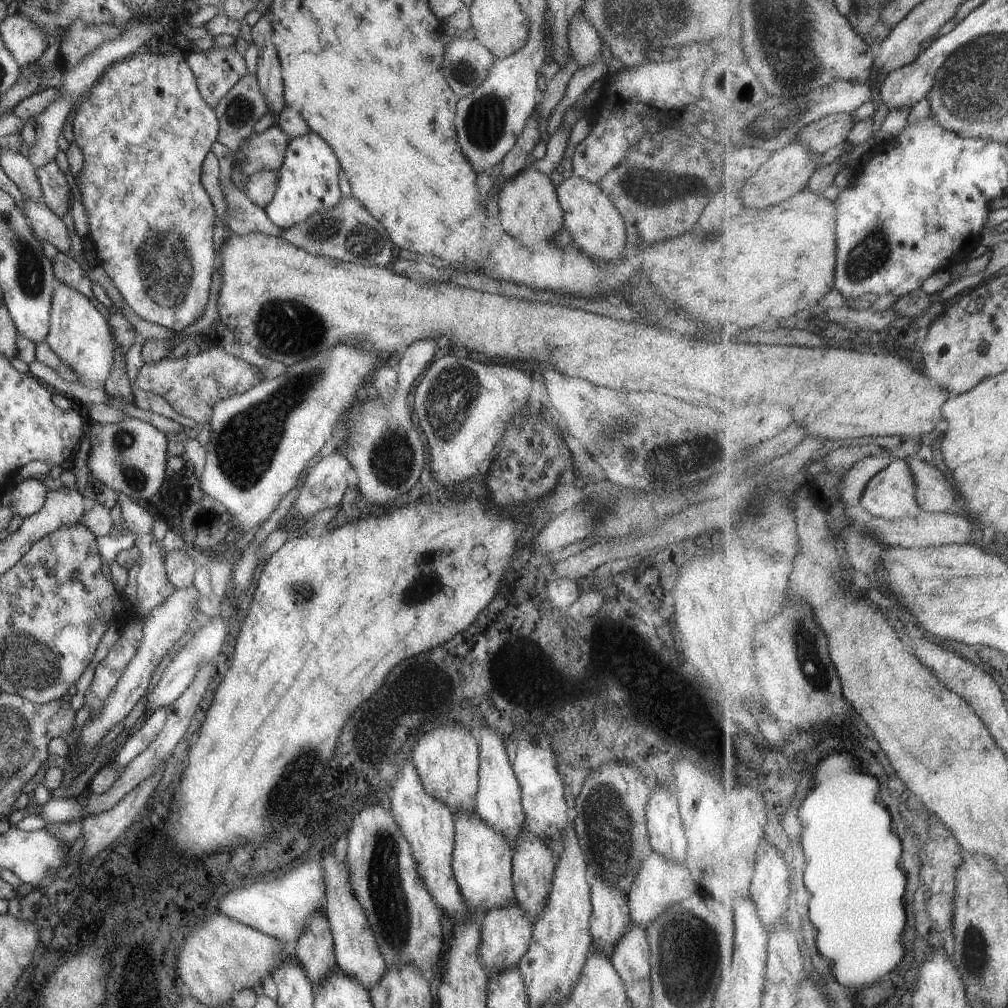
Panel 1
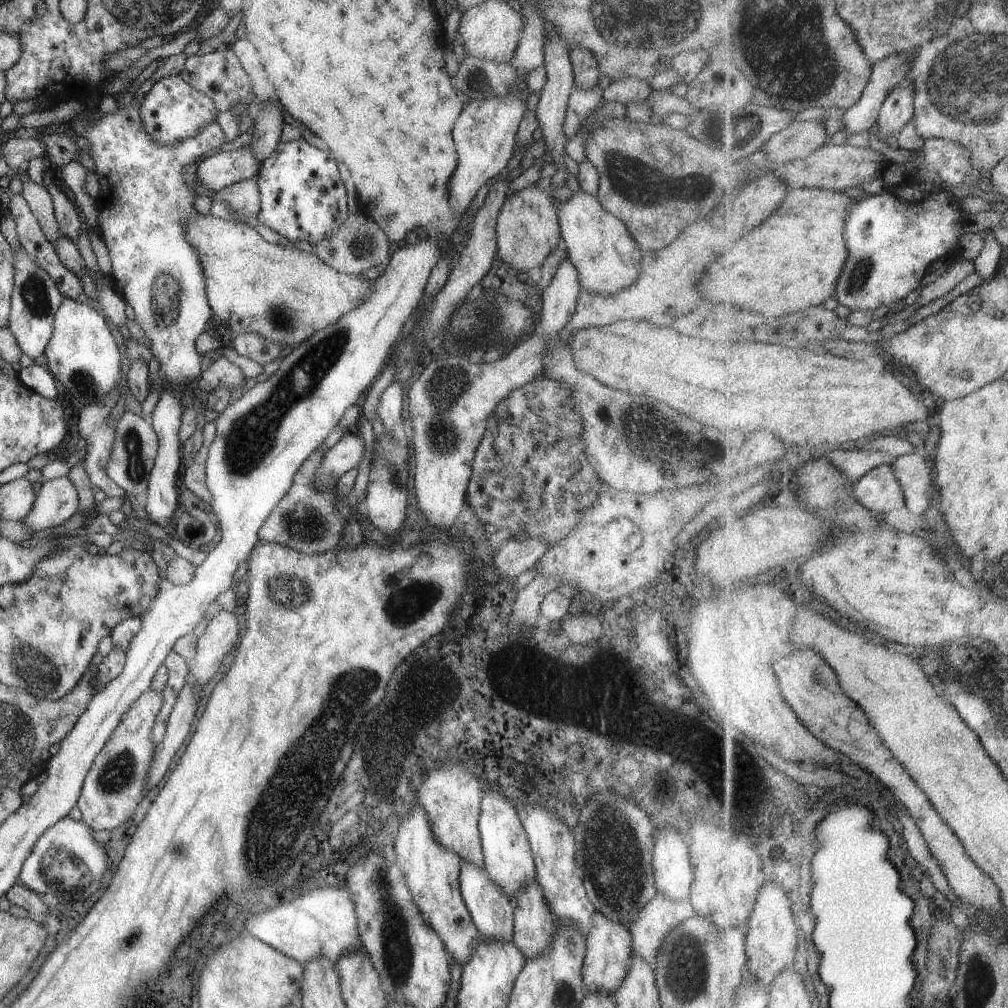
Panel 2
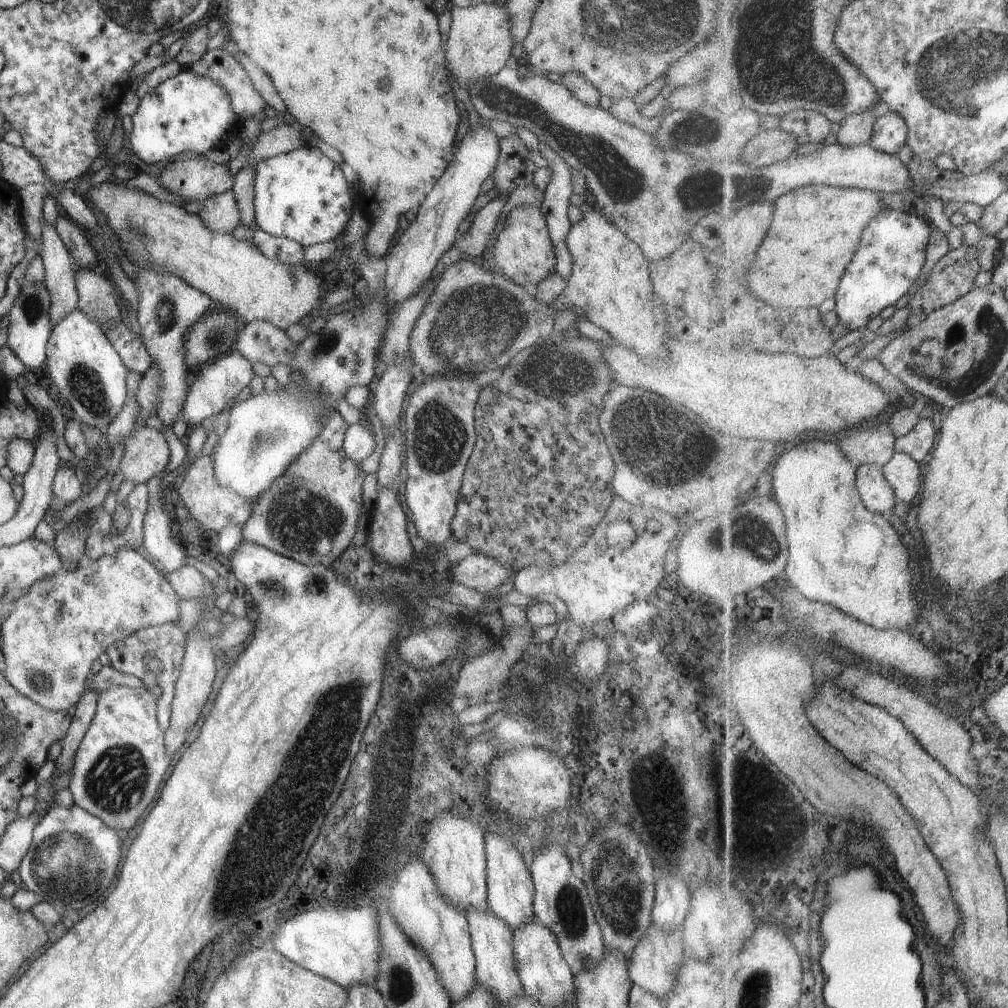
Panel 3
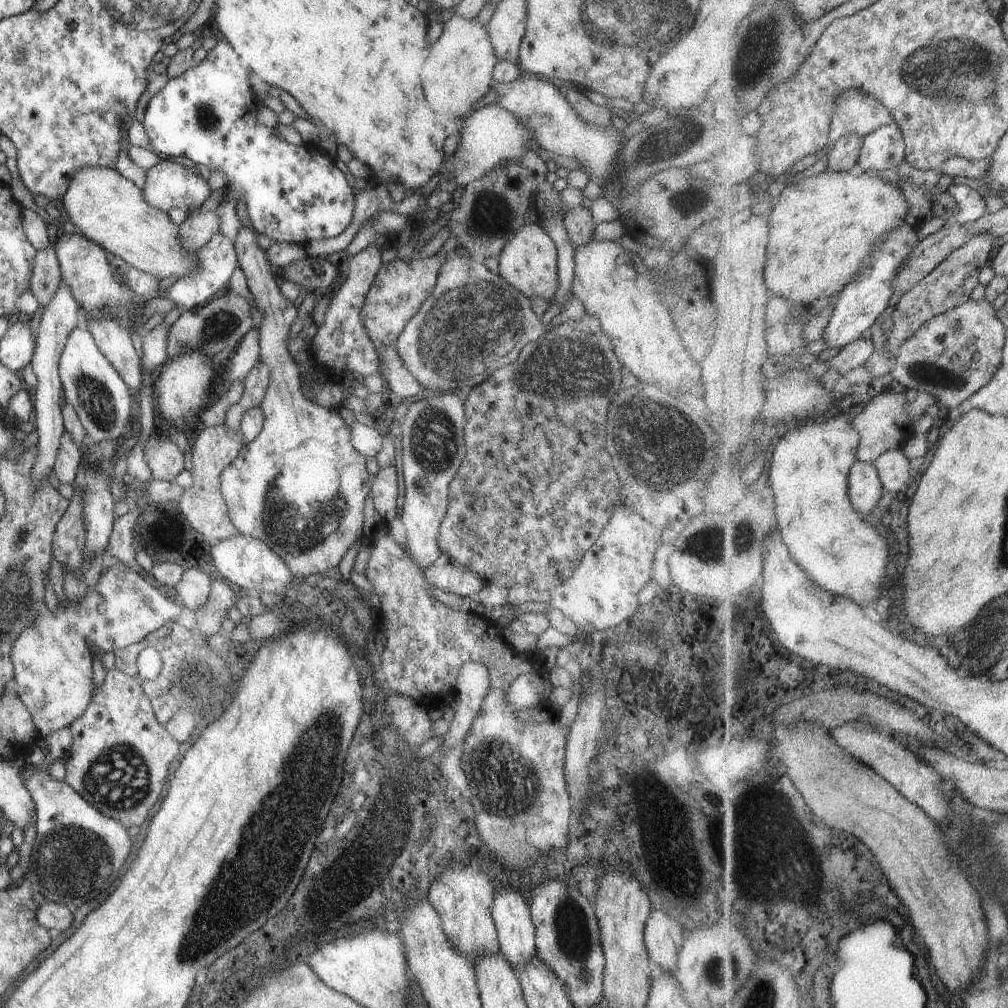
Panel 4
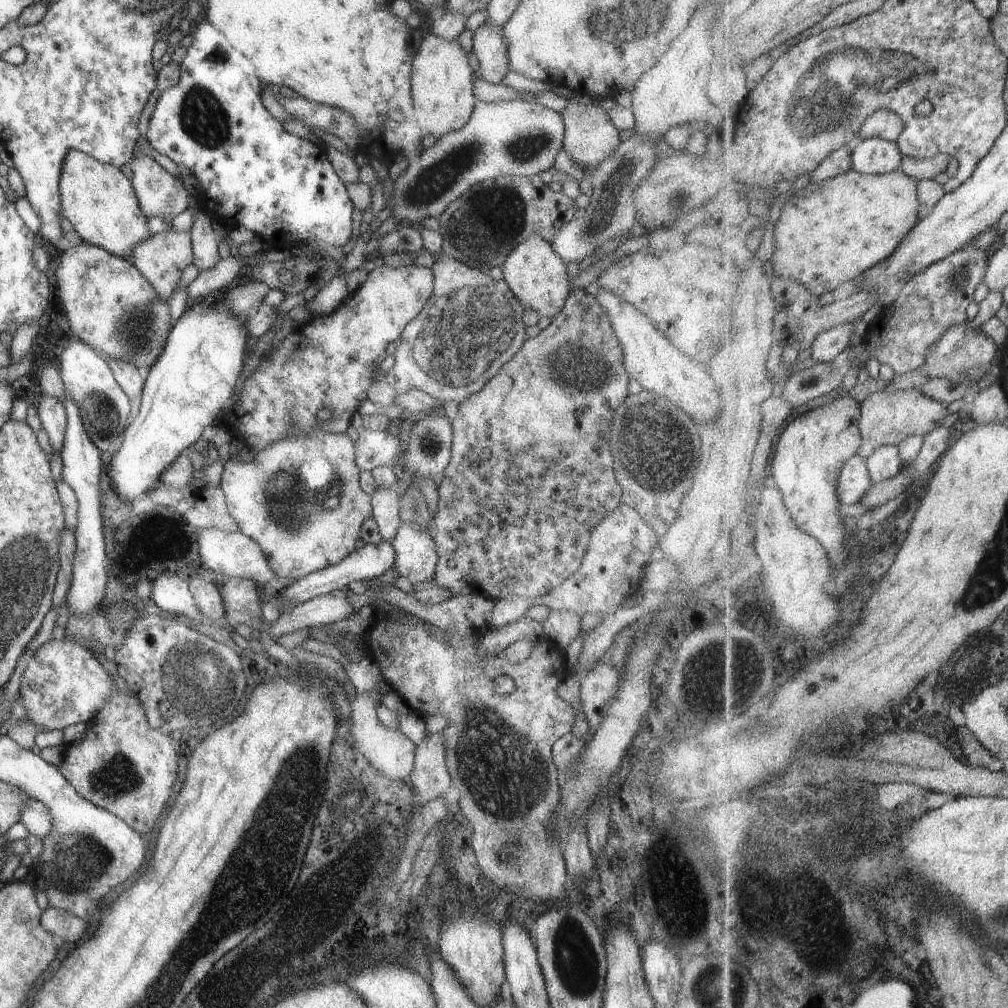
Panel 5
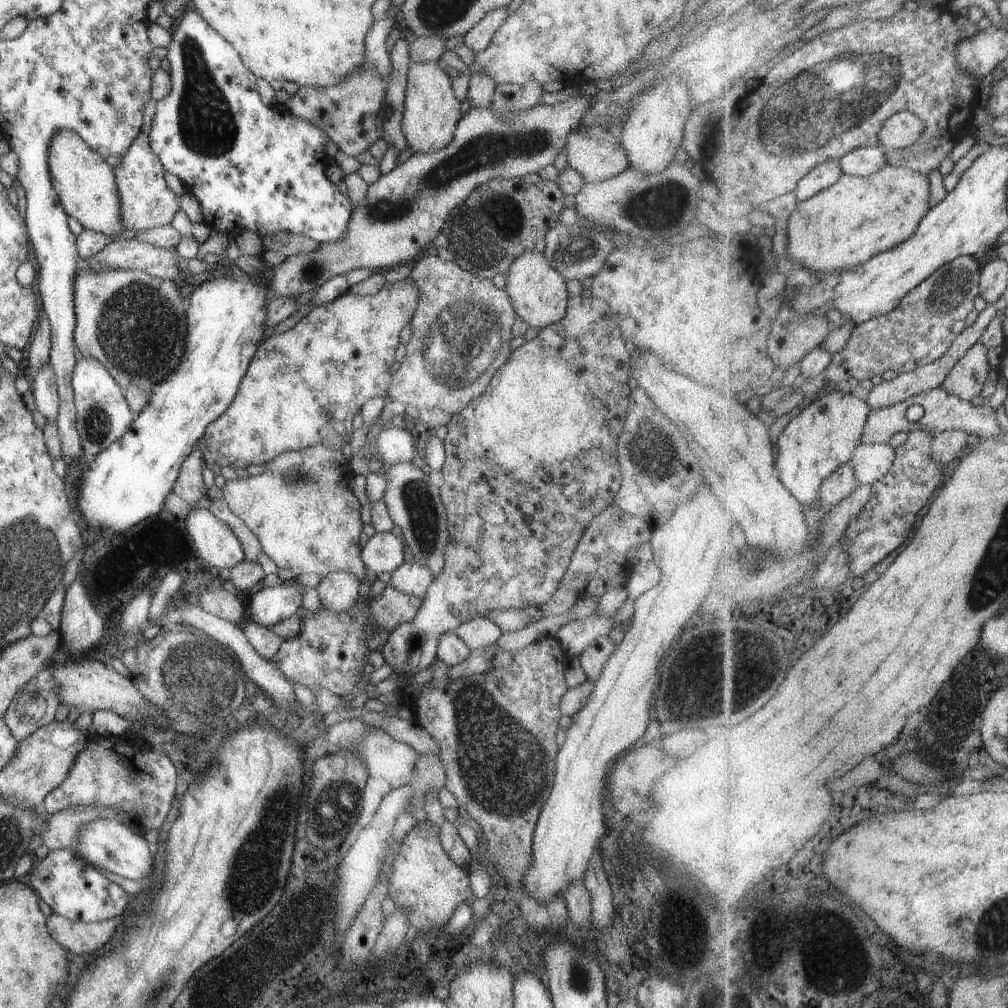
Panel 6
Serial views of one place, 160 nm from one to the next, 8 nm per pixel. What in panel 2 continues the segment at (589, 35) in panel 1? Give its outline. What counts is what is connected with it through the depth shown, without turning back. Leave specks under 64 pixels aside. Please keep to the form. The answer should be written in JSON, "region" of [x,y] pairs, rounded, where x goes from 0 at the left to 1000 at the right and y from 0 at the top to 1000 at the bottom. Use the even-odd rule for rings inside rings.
{"region":[[[568,46],[564,51],[564,59],[569,86],[584,89],[584,87],[593,83],[594,65],[592,65],[592,60],[590,60],[588,52],[584,52],[582,48],[576,48],[576,46]]]}

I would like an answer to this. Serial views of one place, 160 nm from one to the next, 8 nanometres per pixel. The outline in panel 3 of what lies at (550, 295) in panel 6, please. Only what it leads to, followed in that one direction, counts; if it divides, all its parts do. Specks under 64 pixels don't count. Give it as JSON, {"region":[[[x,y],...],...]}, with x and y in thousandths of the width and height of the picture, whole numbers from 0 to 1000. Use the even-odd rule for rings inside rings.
{"region":[[[513,203],[504,212],[501,222],[486,248],[486,260],[494,269],[512,283],[532,284],[550,270],[550,248],[544,233],[542,220],[536,207],[527,203]]]}

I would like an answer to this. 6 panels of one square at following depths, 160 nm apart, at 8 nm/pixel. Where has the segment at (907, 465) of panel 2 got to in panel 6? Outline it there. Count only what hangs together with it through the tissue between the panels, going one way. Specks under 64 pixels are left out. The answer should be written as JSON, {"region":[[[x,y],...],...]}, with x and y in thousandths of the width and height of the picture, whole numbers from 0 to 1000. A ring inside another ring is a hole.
{"region":[[[855,440],[850,444],[841,462],[848,466],[850,476],[854,478],[854,481],[866,481],[884,468],[888,454],[886,442]]]}

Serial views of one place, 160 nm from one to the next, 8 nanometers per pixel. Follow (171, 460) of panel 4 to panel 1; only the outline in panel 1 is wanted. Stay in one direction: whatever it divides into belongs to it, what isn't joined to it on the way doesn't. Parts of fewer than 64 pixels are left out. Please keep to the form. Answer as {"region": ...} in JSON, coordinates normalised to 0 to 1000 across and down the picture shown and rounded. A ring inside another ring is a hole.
{"region":[[[130,414],[114,421],[95,421],[91,430],[97,439],[88,446],[86,465],[93,478],[104,481],[116,491],[122,490],[137,499],[144,499],[165,476],[166,432],[150,421]]]}

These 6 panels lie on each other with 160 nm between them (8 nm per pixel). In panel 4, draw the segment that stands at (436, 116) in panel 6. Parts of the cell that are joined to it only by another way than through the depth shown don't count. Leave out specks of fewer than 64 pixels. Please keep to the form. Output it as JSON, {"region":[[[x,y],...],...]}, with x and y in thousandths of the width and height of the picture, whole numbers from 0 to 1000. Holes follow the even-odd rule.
{"region":[[[450,14],[438,23],[438,32],[428,45],[428,52],[418,65],[418,85],[428,109],[456,121],[467,103],[485,89],[487,70],[493,60],[484,32],[480,26],[473,24],[473,18],[460,19]]]}

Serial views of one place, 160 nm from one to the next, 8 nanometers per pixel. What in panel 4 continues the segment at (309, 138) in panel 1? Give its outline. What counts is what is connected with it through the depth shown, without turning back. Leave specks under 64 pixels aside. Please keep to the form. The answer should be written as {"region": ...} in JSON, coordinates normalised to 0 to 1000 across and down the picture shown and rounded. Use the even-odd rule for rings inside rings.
{"region":[[[223,39],[216,40],[213,46],[204,52],[201,60],[192,63],[192,65],[185,67],[184,71],[181,71],[178,75],[167,78],[162,87],[159,87],[148,98],[140,121],[144,133],[147,135],[148,143],[152,145],[152,149],[155,151],[160,151],[160,153],[168,155],[169,158],[173,157],[175,160],[188,162],[205,173],[212,167],[220,171],[223,177],[222,186],[225,189],[227,188],[227,192],[230,192],[234,199],[239,194],[246,210],[245,214],[248,222],[252,228],[261,232],[261,234],[265,234],[269,239],[283,239],[284,241],[303,245],[309,238],[322,238],[322,236],[334,234],[344,226],[344,223],[348,220],[348,214],[350,214],[351,195],[344,179],[342,179],[342,175],[332,166],[331,158],[321,153],[312,142],[299,142],[297,145],[291,145],[276,134],[273,126],[258,124],[253,116],[255,107],[252,101],[249,100],[251,99],[251,91],[247,85],[246,71],[247,67],[239,63],[238,56],[232,51],[232,48],[229,48],[229,45]]]}

